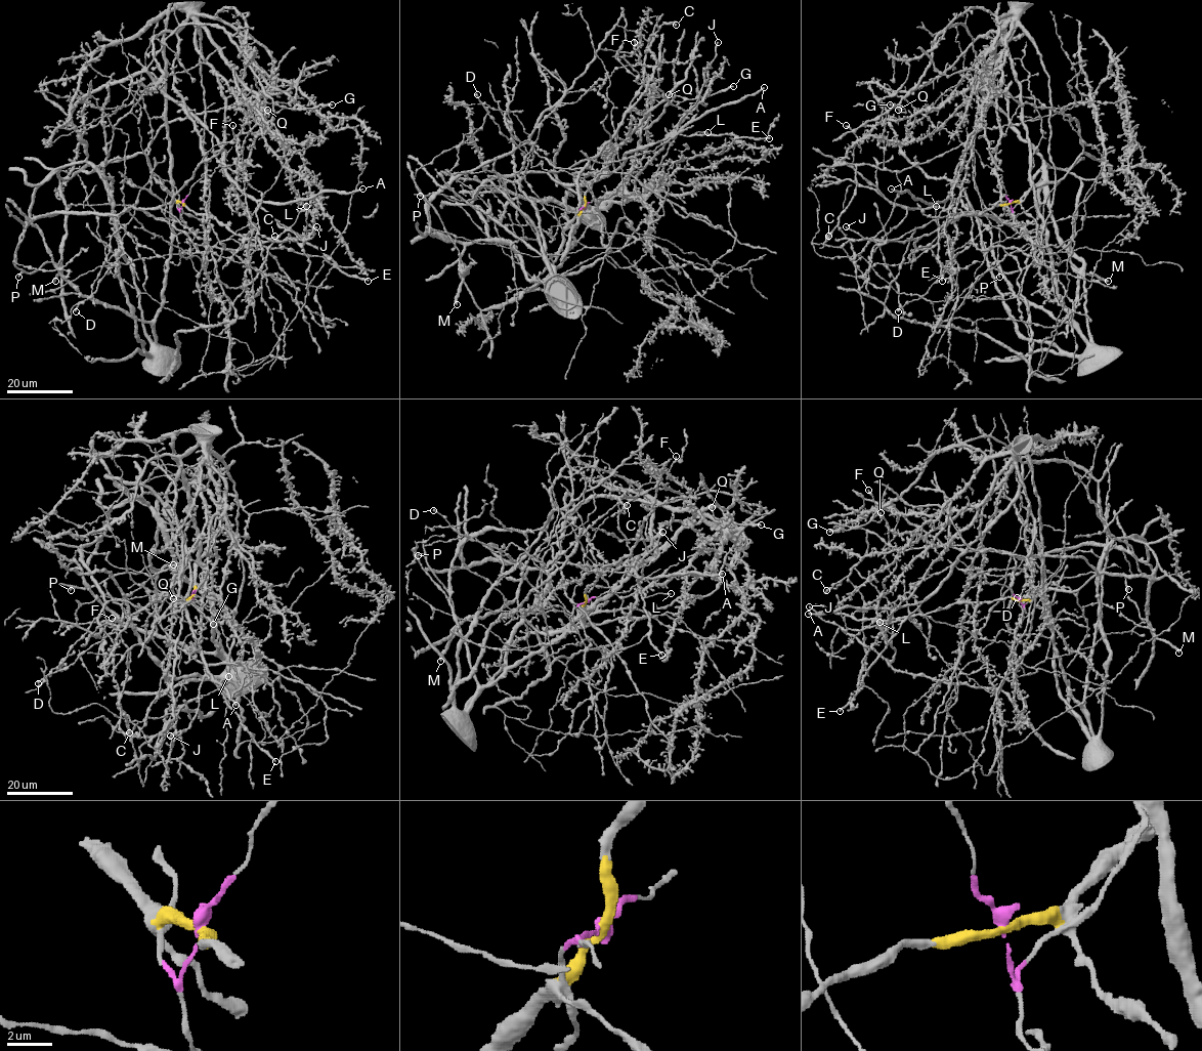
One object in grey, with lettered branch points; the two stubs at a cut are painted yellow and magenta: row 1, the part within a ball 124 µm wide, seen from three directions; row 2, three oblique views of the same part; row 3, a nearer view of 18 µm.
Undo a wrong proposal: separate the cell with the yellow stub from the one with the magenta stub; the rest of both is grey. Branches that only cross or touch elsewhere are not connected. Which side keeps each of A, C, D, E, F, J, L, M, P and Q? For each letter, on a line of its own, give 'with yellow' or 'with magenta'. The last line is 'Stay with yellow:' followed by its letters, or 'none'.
A: with yellow
C: with yellow
D: with yellow
E: with yellow
F: with yellow
J: with yellow
L: with yellow
M: with yellow
P: with yellow
Q: with yellow
Stay with yellow: A, C, D, E, F, J, L, M, P, Q

